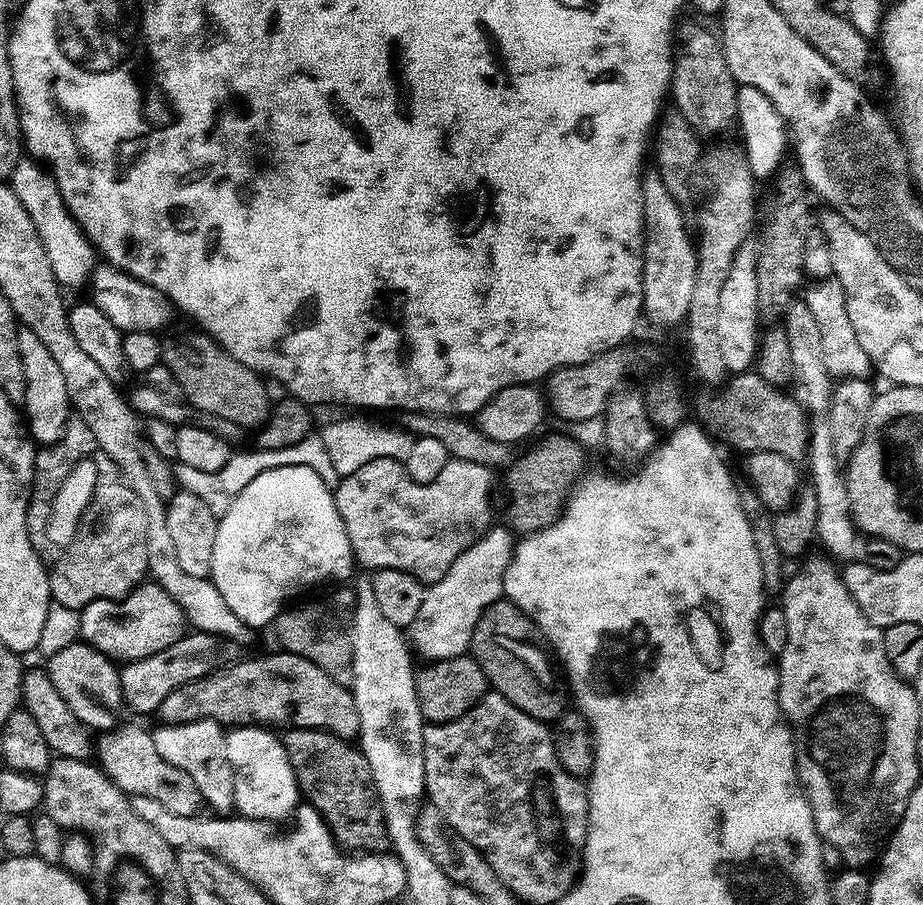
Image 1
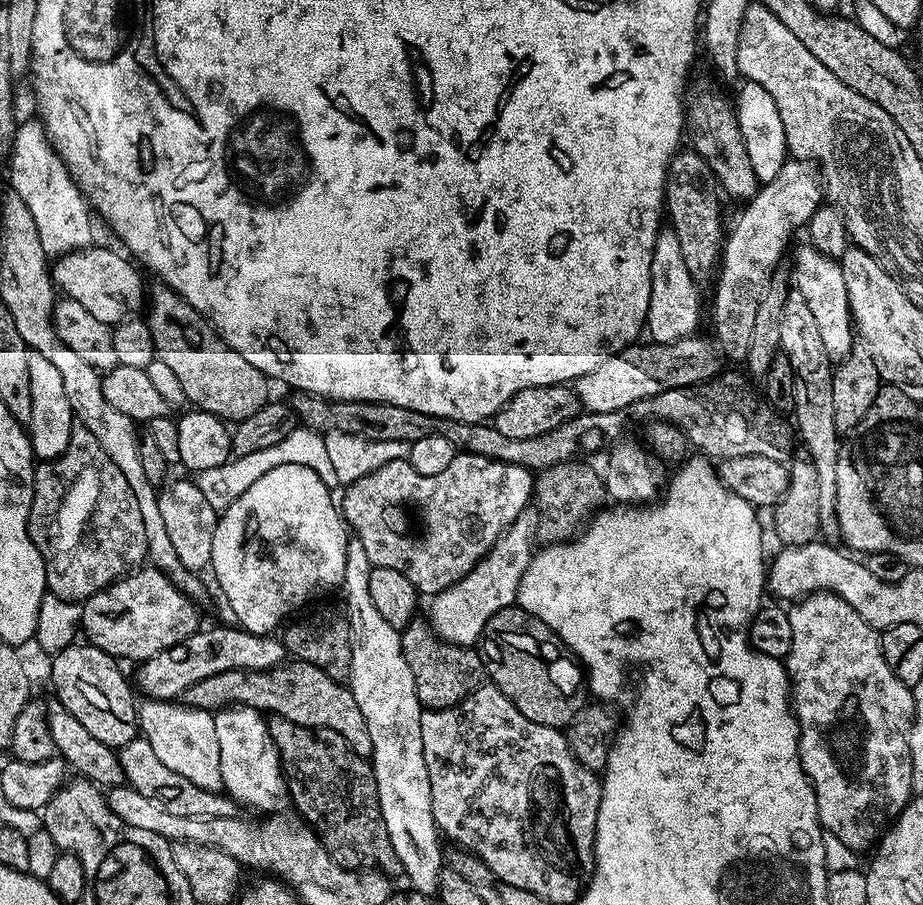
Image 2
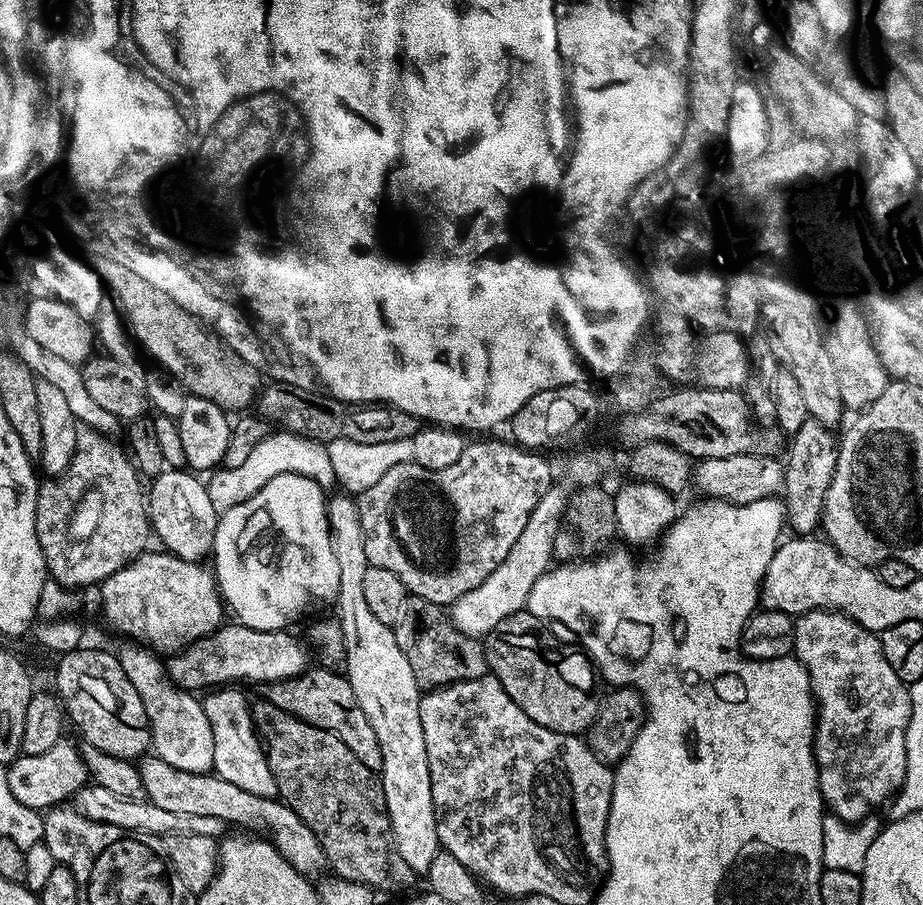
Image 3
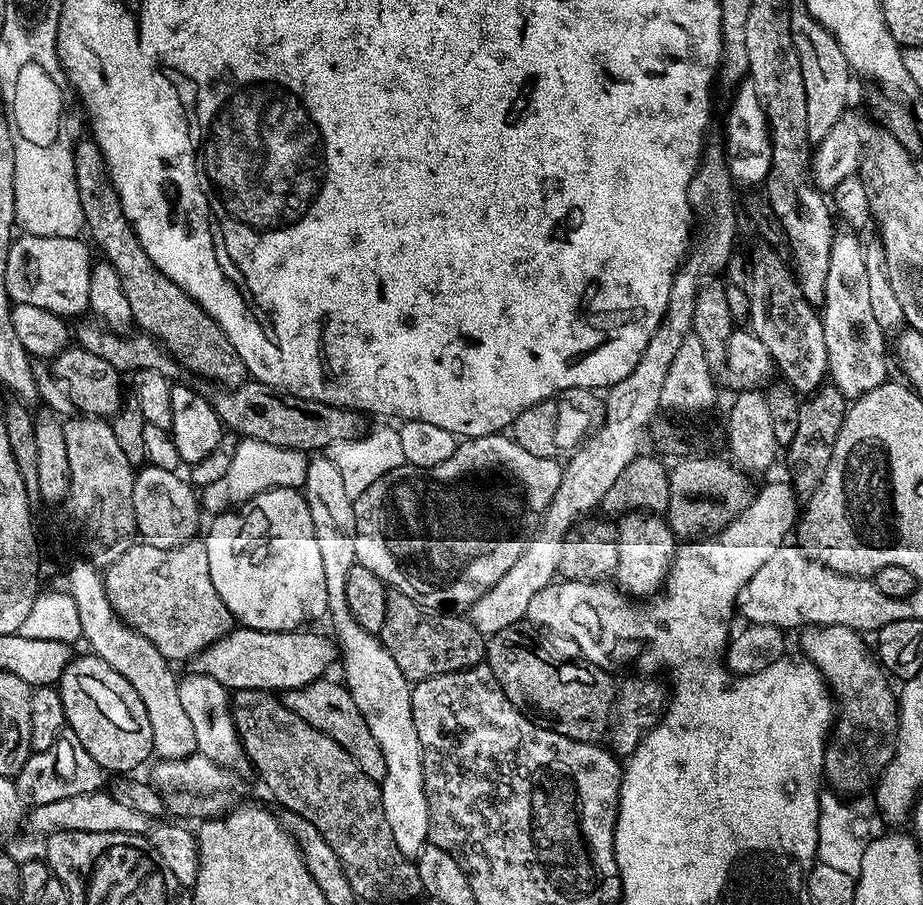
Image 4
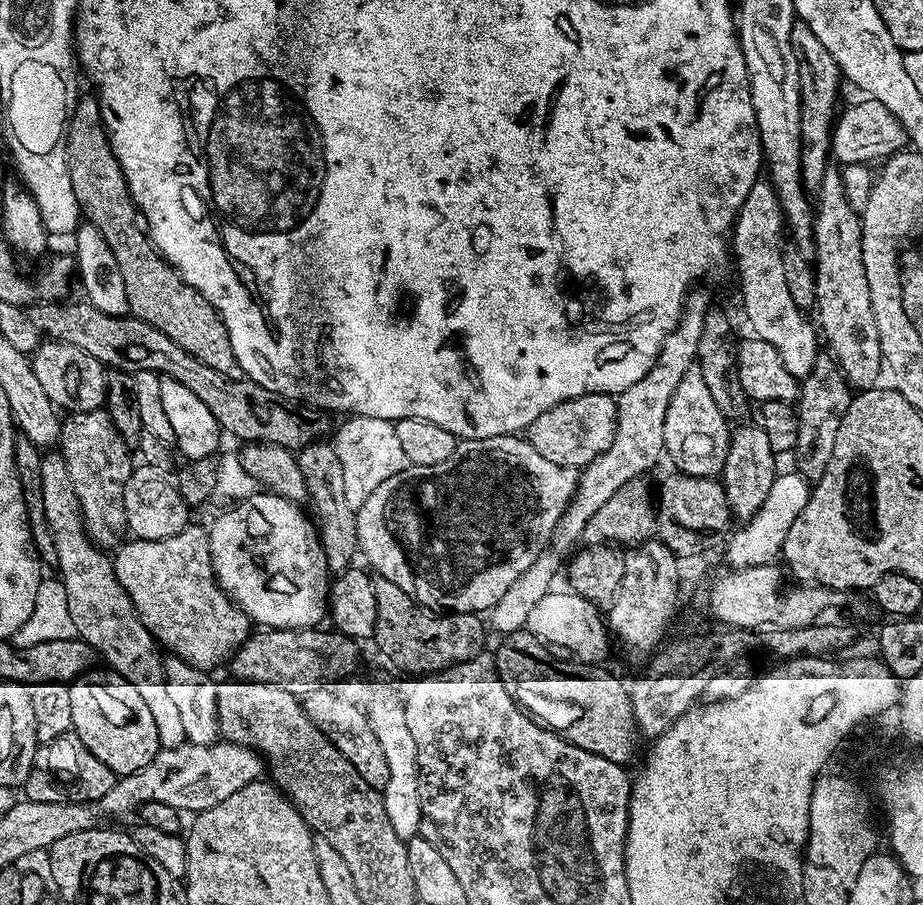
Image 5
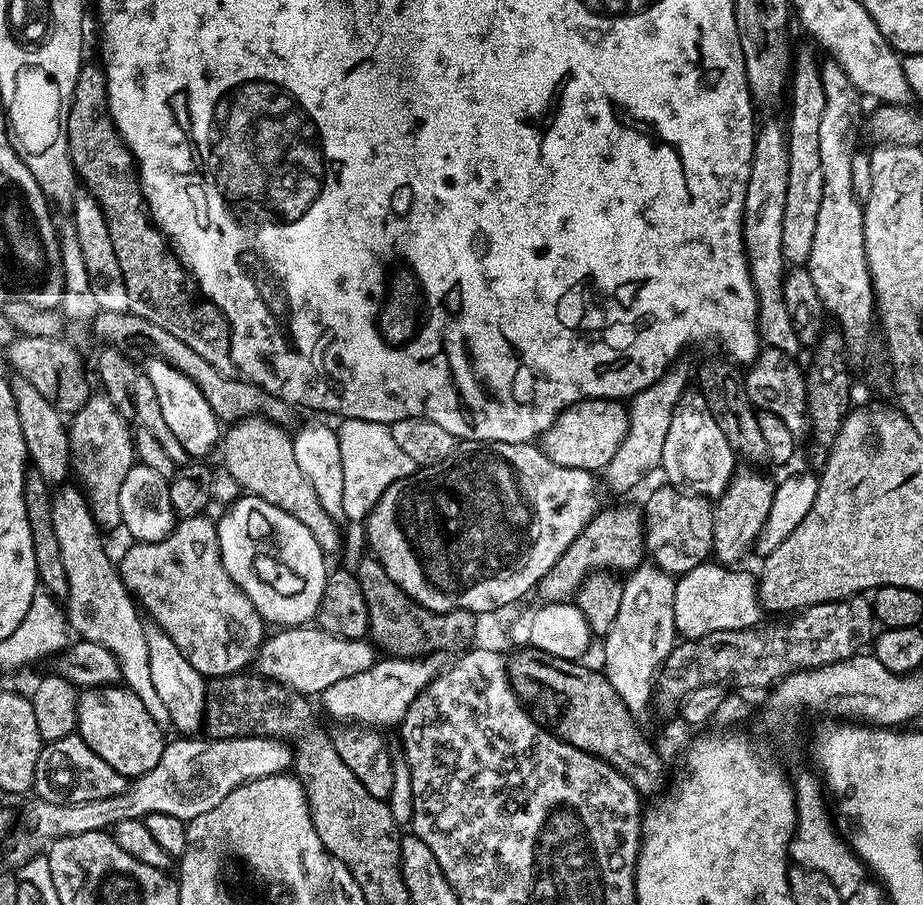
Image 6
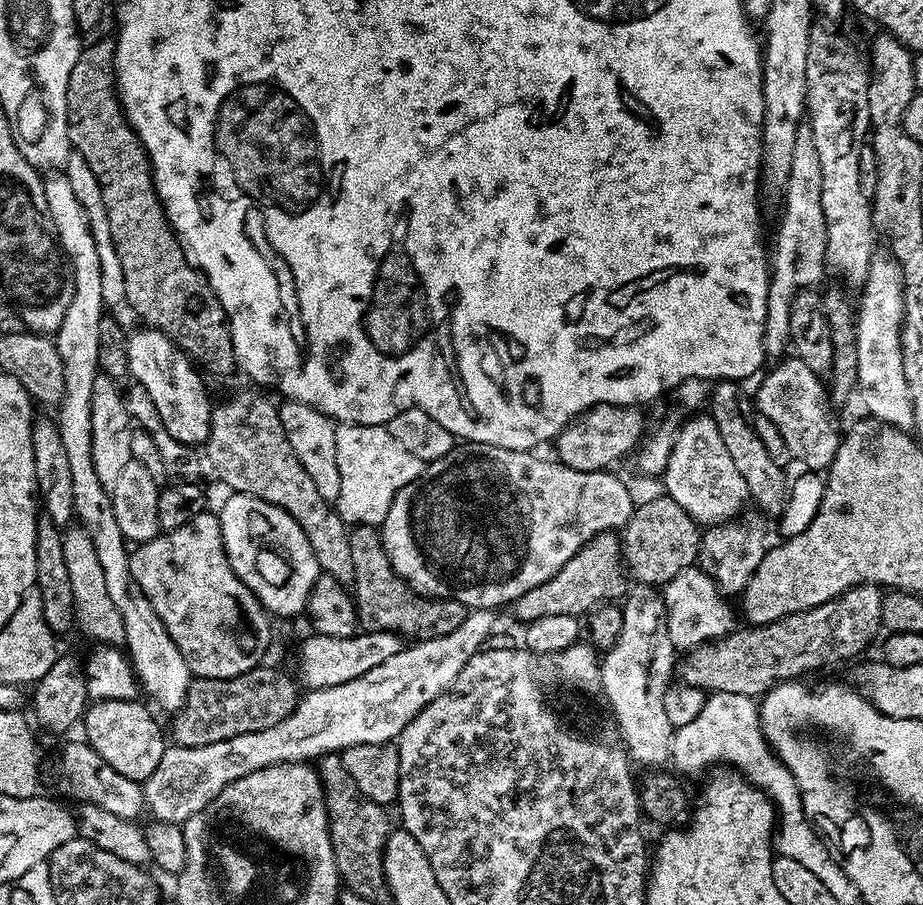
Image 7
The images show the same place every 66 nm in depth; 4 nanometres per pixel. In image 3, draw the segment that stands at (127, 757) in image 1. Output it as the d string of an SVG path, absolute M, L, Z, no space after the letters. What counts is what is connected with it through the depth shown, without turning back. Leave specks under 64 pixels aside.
M152 754L139 759L137 770L147 801L158 808L174 814L212 816L230 826L244 826L246 828L243 829L250 832L259 831L260 827L267 831L267 835L276 838L279 853L304 877L311 880L319 879L323 875L322 870L327 869L325 852L314 832L298 818L298 814L284 805L283 801L275 797L266 798L250 794L215 774L194 774L174 769Z

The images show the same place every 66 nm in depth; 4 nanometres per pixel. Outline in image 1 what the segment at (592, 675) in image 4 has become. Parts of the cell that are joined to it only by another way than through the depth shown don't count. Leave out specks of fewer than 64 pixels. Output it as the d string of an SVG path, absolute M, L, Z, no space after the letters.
M501 598L480 615L471 636L469 651L482 666L489 685L495 691L523 713L550 724L564 710L565 693L558 688L545 652L534 643L540 642L541 638L535 621L511 600Z

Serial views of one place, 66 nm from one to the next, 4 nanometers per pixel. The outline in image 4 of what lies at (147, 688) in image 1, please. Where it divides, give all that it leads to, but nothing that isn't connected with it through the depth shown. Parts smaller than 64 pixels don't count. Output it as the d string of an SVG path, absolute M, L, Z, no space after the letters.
M238 626L218 642L212 643L205 652L192 657L188 666L193 675L214 678L232 692L238 689L262 689L271 692L298 689L321 679L338 658L338 648L333 639L331 641L308 631L258 631Z

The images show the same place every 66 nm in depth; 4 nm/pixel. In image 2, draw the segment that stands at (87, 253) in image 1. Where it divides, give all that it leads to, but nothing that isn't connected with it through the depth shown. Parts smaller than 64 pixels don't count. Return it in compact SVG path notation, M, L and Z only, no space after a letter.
M33 118L25 124L23 121L17 127L10 153L11 160L11 191L16 192L18 198L26 204L26 209L30 210L46 256L59 258L69 252L88 248L93 243L93 217L90 215L90 205L80 193L78 185L72 180L62 158L52 147L52 141L49 140L43 123L39 119Z

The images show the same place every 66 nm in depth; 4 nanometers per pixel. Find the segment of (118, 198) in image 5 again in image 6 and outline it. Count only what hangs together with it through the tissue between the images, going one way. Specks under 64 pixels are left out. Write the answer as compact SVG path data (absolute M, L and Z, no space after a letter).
M91 62L85 63L78 74L78 82L72 88L72 99L68 102L68 153L72 159L72 164L75 166L77 173L81 177L84 176L87 187L100 199L102 206L102 214L105 215L106 226L109 227L110 239L114 244L115 257L118 258L118 263L122 268L122 275L126 282L126 291L129 294L129 308L128 311L134 315L140 315L149 322L154 322L157 326L162 326L169 334L174 334L181 342L186 342L191 350L199 355L204 361L210 362L218 373L226 377L235 377L237 375L236 363L234 362L234 354L232 353L232 331L228 325L228 320L222 314L222 310L218 305L213 304L211 300L205 298L200 289L196 287L196 281L190 278L190 273L187 268L180 262L179 255L174 251L169 239L156 227L156 223L152 221L152 216L148 212L148 204L144 201L144 188L140 185L140 174L136 170L136 159L132 156L132 151L126 146L126 142L120 136L120 131L114 126L112 115L108 109L108 87L106 86L106 78L104 77L104 69L99 63Z

